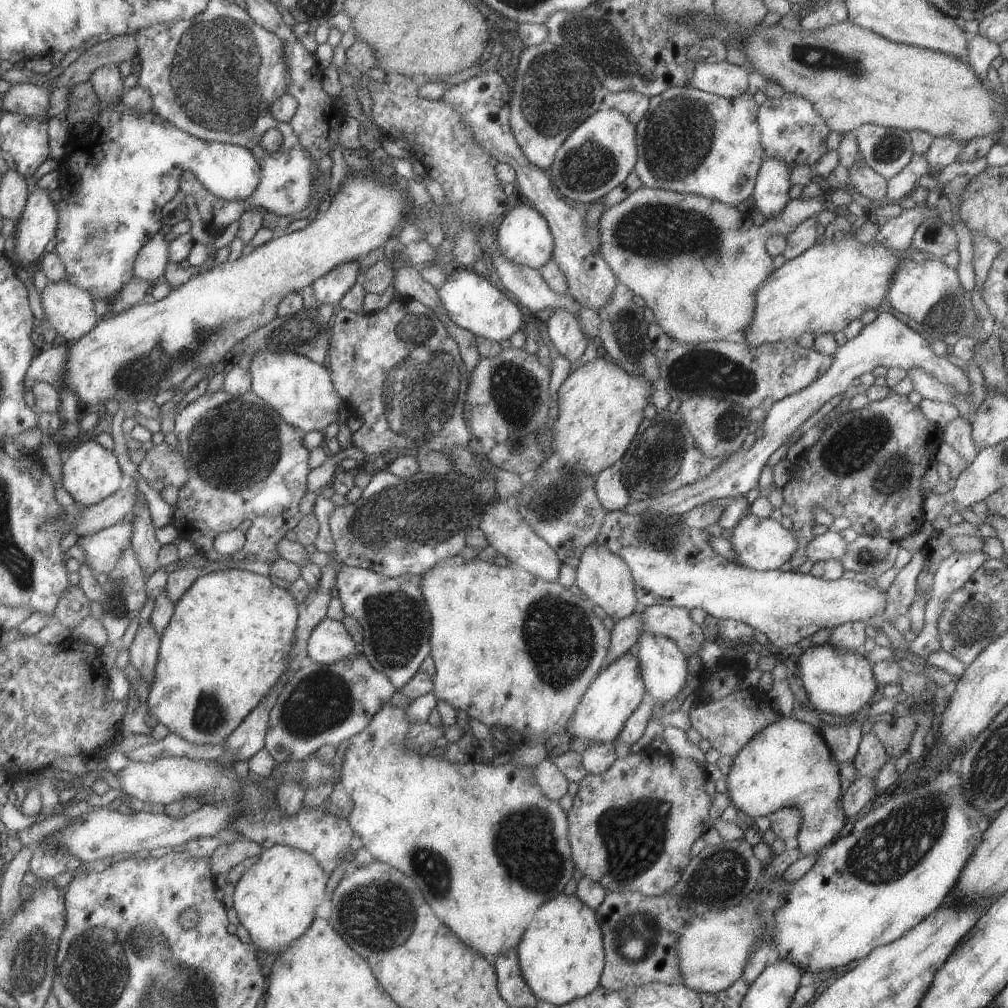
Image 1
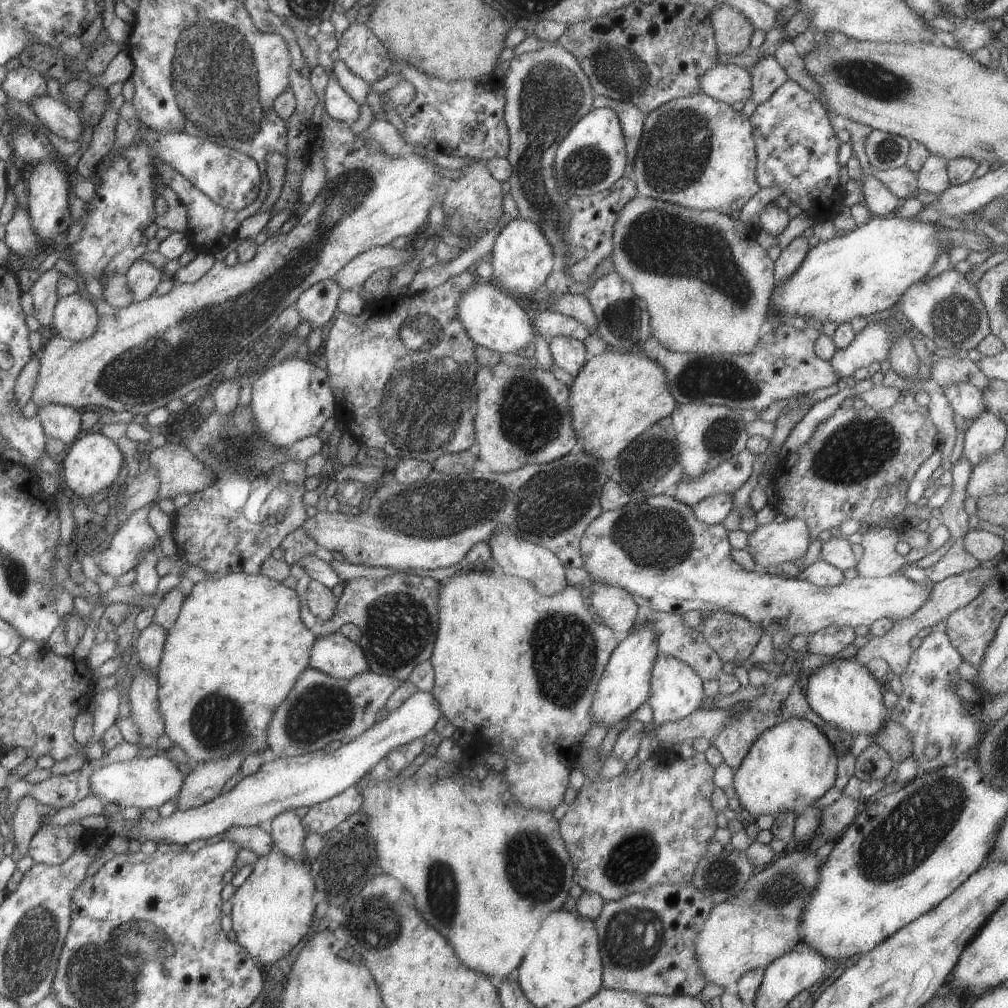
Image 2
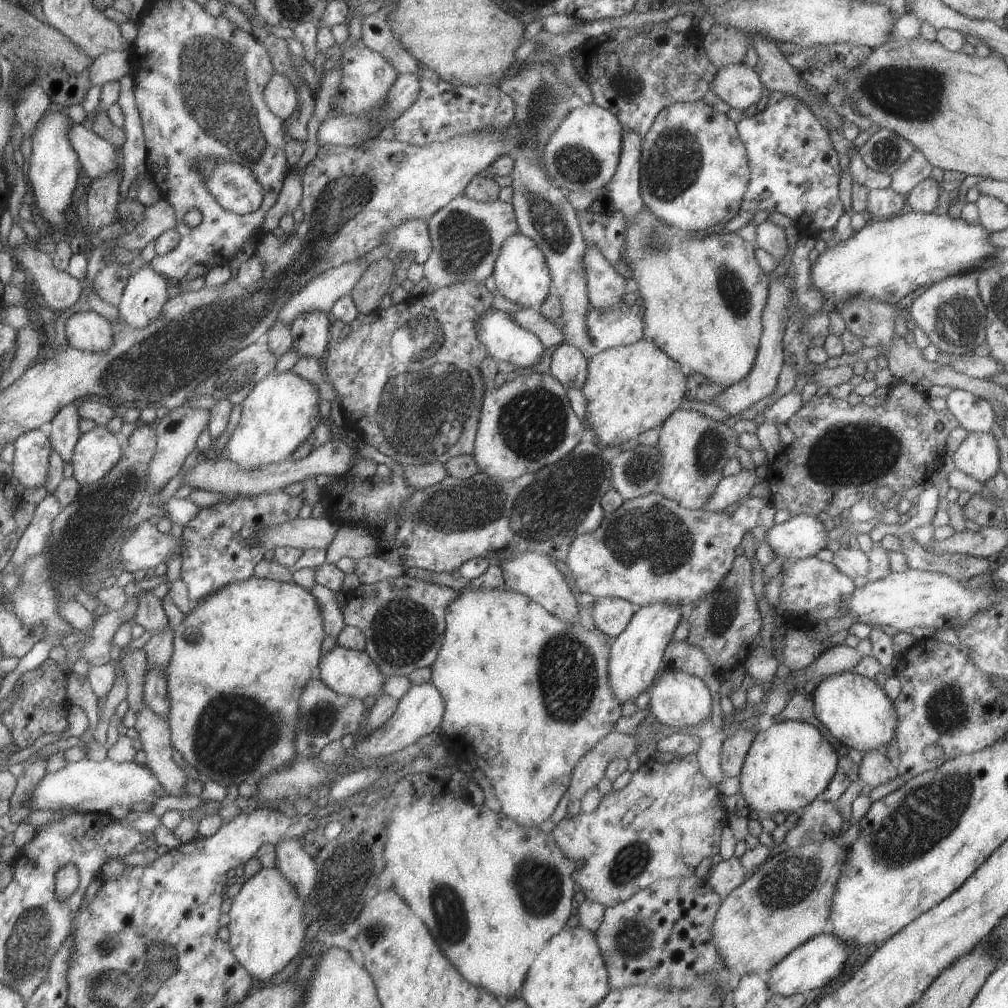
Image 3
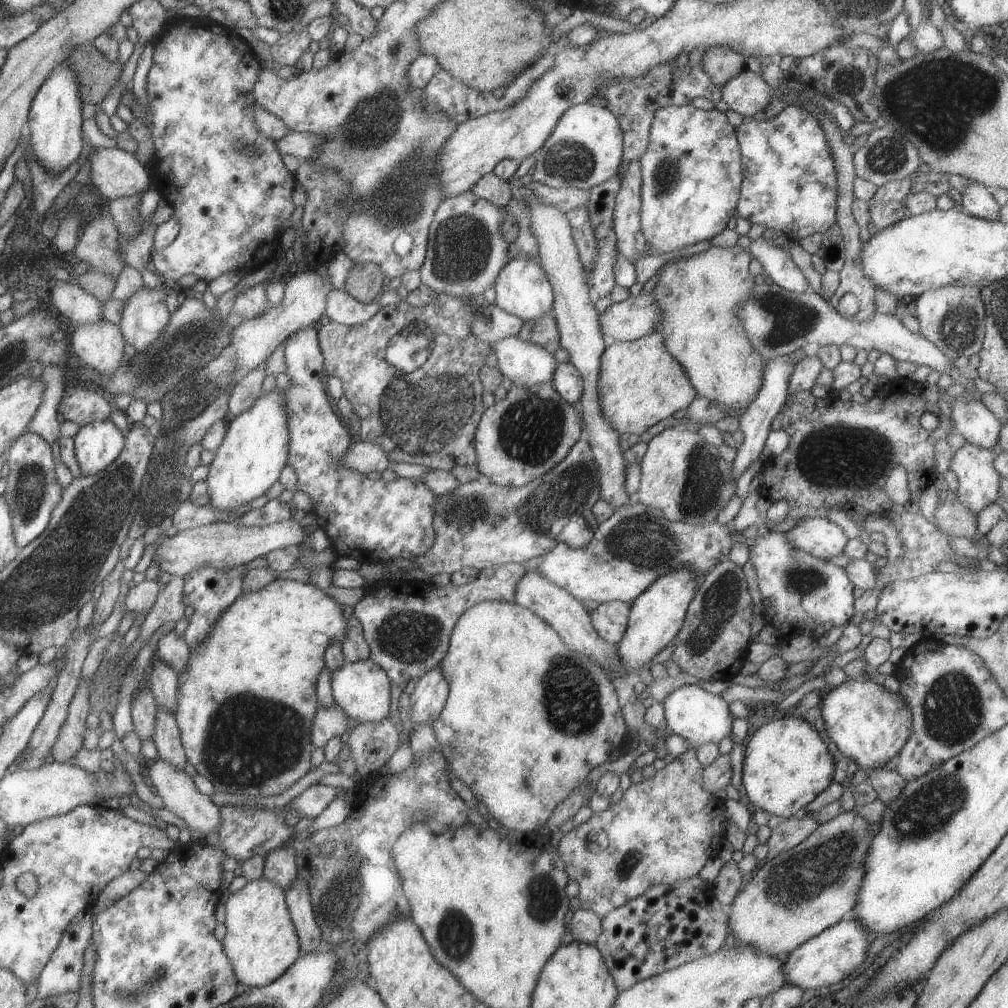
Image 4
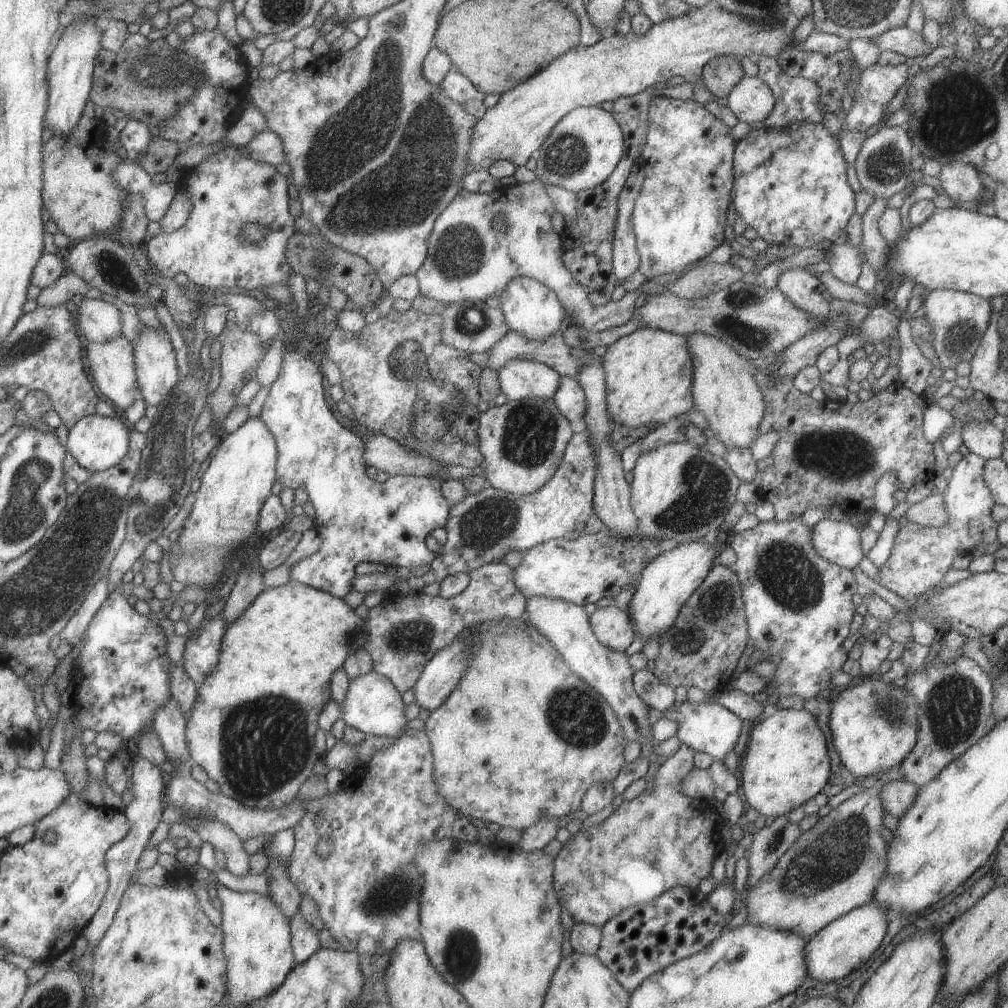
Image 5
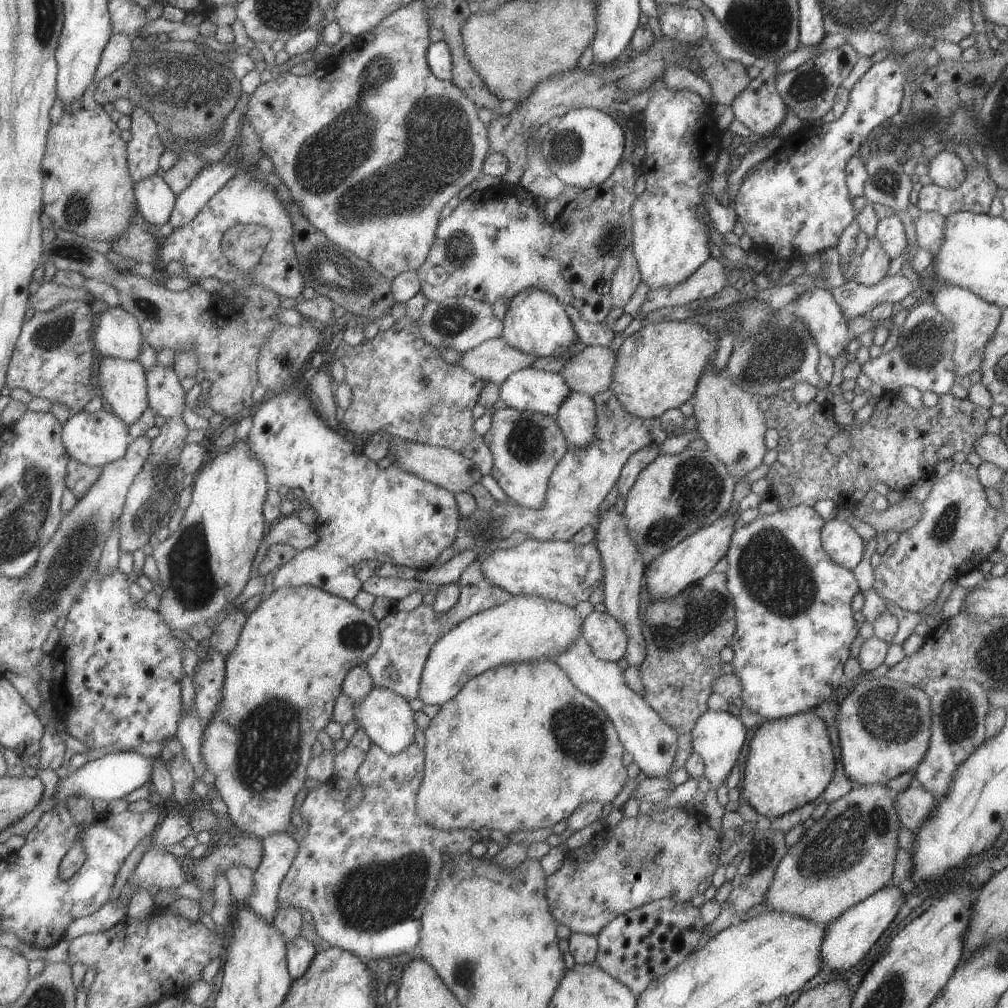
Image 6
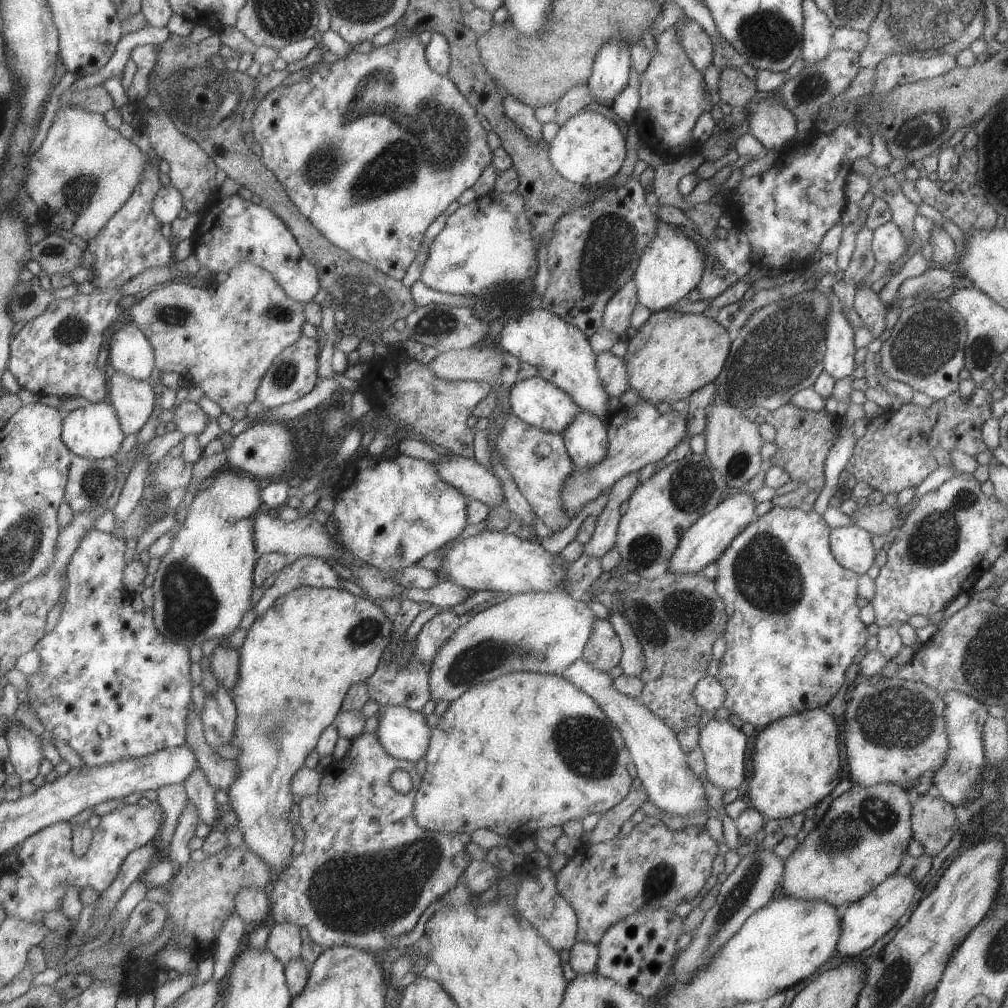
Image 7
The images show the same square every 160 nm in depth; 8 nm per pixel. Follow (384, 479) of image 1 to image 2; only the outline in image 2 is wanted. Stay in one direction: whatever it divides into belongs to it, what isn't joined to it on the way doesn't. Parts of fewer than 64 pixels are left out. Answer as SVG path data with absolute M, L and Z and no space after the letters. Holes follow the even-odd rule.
M574 449L561 458L552 460L548 463L541 463L538 465L527 465L508 473L488 473L469 471L458 475L448 475L445 473L438 473L431 470L431 472L423 479L417 482L412 482L409 485L401 484L393 479L387 484L380 481L370 488L367 488L369 500L367 508L363 512L355 515L344 514L339 511L329 512L326 509L317 512L312 517L307 517L303 524L299 527L303 529L313 540L318 544L319 548L326 548L330 552L339 552L341 558L349 564L361 564L361 566L385 566L397 571L407 570L434 570L442 569L459 562L466 554L469 548L476 542L487 542L489 535L496 529L497 525L505 525L507 529L512 530L514 535L522 538L524 541L532 542L533 544L545 547L550 550L558 559L559 562L566 568L581 568L584 566L584 560L580 553L580 540L587 528L587 525L602 513L600 507L600 490L608 477L604 472L604 463L590 457L582 450Z

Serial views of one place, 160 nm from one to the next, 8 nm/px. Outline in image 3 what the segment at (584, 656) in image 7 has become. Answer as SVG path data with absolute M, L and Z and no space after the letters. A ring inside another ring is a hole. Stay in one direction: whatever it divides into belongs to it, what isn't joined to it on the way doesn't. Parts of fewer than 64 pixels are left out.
M617 597L596 598L591 612L594 626L614 638L627 626L639 607Z

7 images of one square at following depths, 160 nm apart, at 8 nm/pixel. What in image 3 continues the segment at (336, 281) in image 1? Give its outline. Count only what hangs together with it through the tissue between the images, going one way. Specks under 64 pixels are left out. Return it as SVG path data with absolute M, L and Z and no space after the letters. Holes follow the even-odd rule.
M316 310L302 312L290 322L290 331L292 336L291 348L294 348L298 352L299 358L302 355L313 356L317 359L321 356L328 341L331 320L329 312L326 313Z

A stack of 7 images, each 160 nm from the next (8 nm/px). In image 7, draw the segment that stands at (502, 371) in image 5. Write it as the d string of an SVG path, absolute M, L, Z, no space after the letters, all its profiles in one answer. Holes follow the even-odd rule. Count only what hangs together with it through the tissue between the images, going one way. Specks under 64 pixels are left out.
M541 375L515 381L510 386L508 394L510 412L519 417L523 422L539 430L561 433L580 411L579 406L569 398L566 392L558 389L552 382L546 381Z

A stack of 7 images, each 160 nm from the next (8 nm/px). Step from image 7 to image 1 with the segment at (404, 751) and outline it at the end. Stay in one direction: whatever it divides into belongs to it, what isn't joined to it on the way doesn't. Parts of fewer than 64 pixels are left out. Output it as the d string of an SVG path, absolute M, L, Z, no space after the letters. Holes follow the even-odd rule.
M328 617L313 627L306 644L307 661L322 665L348 659L359 652L343 623Z

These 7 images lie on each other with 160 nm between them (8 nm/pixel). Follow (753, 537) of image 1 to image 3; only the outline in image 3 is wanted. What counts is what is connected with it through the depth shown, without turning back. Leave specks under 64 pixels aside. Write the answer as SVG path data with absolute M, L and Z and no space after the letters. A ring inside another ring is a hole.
M795 515L768 528L765 538L773 556L804 559L825 548L826 533L814 516Z

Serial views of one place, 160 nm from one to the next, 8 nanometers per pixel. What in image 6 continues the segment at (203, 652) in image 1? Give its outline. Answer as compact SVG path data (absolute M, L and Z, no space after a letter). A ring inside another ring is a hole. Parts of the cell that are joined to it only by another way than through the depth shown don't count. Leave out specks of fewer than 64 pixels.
M299 585L296 587L277 587L267 598L261 600L257 607L246 617L235 646L226 654L224 658L224 681L221 689L221 700L216 706L211 719L203 723L203 740L200 742L200 753L204 768L211 771L215 778L214 788L218 792L222 801L227 807L226 813L232 823L241 829L245 834L254 835L261 840L263 837L273 833L287 833L288 835L297 832L291 826L291 812L295 794L303 787L306 778L306 766L313 758L311 756L311 746L316 741L315 735L325 724L332 720L332 708L335 697L342 690L342 680L347 671L355 665L363 665L366 660L375 652L380 643L380 632L378 620L371 612L359 609L353 602L329 594L319 587L309 585Z

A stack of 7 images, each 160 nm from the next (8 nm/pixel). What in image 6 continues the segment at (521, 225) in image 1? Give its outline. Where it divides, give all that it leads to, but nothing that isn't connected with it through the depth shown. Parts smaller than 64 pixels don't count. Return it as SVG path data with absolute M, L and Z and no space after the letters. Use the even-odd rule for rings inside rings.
M527 287L515 293L506 304L502 318L503 340L523 353L534 354L536 357L558 356L579 339L569 322L569 317L561 304L551 293L535 287Z

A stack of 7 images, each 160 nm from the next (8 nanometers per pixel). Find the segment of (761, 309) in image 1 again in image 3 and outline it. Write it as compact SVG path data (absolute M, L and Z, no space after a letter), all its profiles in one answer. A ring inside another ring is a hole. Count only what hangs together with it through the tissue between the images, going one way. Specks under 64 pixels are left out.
M905 209L899 215L886 219L867 219L867 223L849 238L837 242L832 247L826 247L810 264L810 281L817 289L822 299L838 305L851 300L875 300L890 305L896 305L903 296L912 290L931 286L945 277L976 270L978 264L984 261L993 251L994 246L988 243L988 232L981 225L972 225L963 219L952 219L947 214L918 213Z

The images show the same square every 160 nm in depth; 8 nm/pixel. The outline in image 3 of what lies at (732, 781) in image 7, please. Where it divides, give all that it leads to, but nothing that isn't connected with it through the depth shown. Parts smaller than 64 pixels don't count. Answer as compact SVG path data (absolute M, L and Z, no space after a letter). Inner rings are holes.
M663 667L652 682L649 690L649 710L657 722L673 729L680 730L684 726L695 726L709 720L711 712L711 696L708 686L695 675Z

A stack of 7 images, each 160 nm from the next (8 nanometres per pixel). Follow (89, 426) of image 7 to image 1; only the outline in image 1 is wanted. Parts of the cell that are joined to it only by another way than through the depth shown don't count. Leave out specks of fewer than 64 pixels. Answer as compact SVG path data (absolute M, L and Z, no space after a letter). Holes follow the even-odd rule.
M91 436L83 439L83 442L69 454L67 460L62 464L62 487L75 502L79 502L84 507L94 505L113 494L121 488L124 480L125 478L117 465L117 459L115 459L115 452L107 452L95 443Z

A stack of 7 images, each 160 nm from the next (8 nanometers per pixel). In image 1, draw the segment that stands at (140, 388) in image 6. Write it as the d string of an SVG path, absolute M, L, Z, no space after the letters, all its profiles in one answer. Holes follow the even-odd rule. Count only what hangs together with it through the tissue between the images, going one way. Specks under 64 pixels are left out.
M66 278L47 282L38 296L46 320L59 341L74 342L87 334L97 322L92 296L67 282Z

